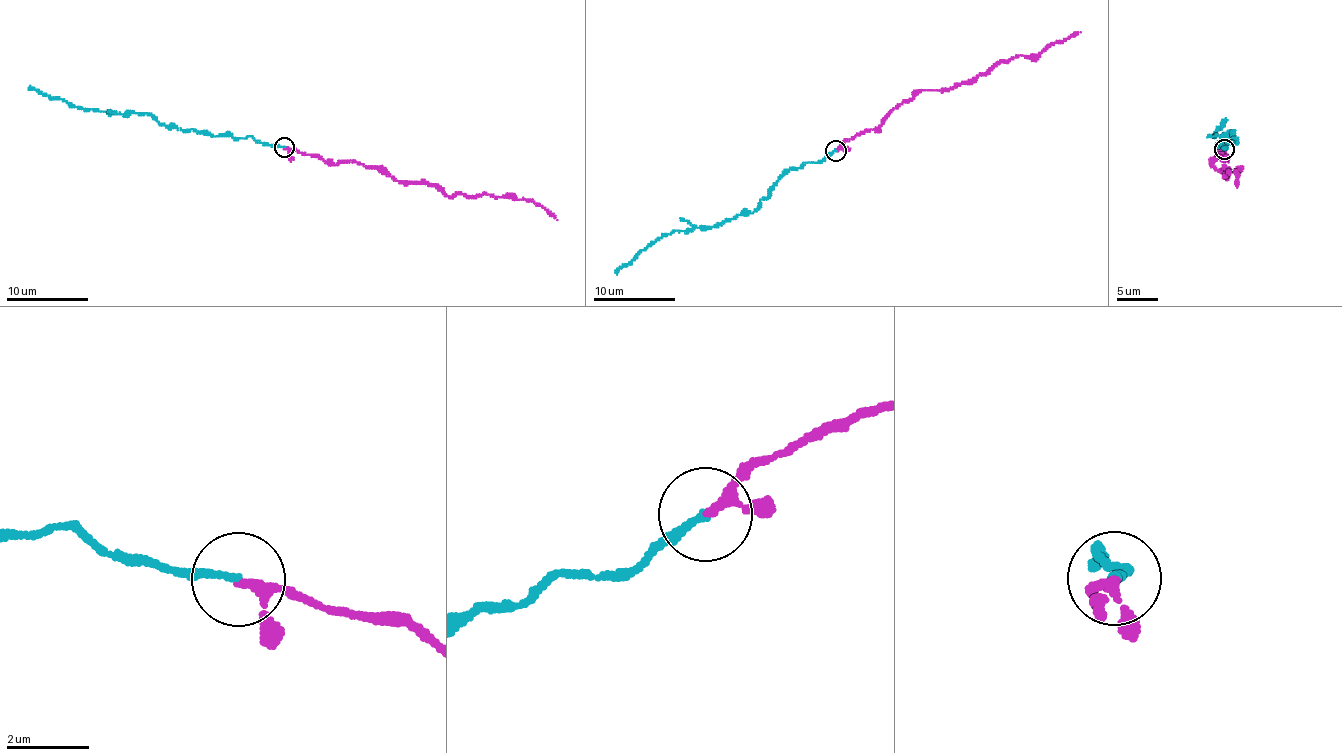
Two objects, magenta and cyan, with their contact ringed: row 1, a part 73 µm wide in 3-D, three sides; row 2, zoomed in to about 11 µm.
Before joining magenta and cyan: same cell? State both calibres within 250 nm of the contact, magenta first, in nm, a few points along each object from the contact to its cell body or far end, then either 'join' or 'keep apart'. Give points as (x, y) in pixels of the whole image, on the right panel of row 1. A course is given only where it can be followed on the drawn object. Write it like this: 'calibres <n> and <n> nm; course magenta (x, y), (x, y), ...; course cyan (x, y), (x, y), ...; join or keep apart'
calibres 200 and 190 nm; course magenta (1224, 149), (1224, 159), (1215, 156), (1212, 167), (1226, 167), (1226, 178), (1239, 170), (1237, 187); course cyan (1224, 149), (1221, 142), (1217, 146), (1238, 141), (1232, 142), (1233, 131), (1213, 136), (1225, 120); join

